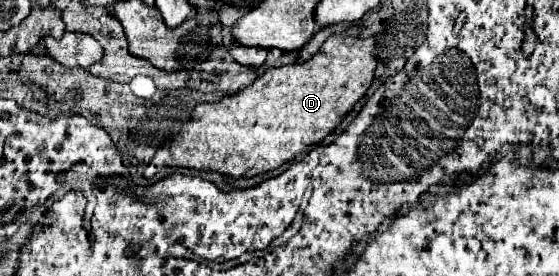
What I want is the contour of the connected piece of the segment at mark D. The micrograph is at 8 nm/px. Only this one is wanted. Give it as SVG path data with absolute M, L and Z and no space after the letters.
M331 35L319 49L315 57L303 63L271 67L249 87L237 91L235 95L223 97L215 103L197 105L191 113L191 119L179 129L171 143L163 145L151 165L161 167L187 167L187 169L203 169L217 171L229 177L253 177L259 173L267 173L277 169L279 165L291 161L299 151L309 145L321 143L329 133L337 129L343 117L355 107L355 103L365 95L367 87L373 81L375 57L373 57L375 39L359 39L359 37L341 37Z

